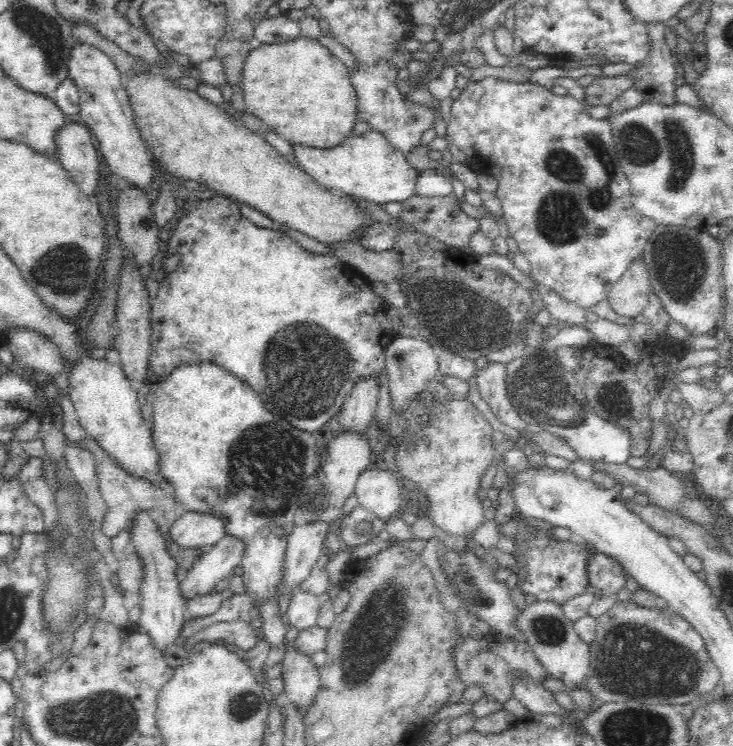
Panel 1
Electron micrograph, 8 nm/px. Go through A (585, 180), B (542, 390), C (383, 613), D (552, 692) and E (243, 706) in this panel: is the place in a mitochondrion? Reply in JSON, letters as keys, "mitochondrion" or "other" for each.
{"A":"mitochondrion","B":"mitochondrion","C":"mitochondrion","D":"other","E":"mitochondrion"}

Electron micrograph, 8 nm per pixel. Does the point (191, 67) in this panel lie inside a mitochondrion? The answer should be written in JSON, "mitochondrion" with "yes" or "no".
{"mitochondrion":"no"}

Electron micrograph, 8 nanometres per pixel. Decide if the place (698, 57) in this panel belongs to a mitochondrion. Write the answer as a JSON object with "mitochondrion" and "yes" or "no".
{"mitochondrion":"no"}

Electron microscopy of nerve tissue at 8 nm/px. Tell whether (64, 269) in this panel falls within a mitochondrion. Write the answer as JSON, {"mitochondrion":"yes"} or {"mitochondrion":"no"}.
{"mitochondrion":"yes"}

